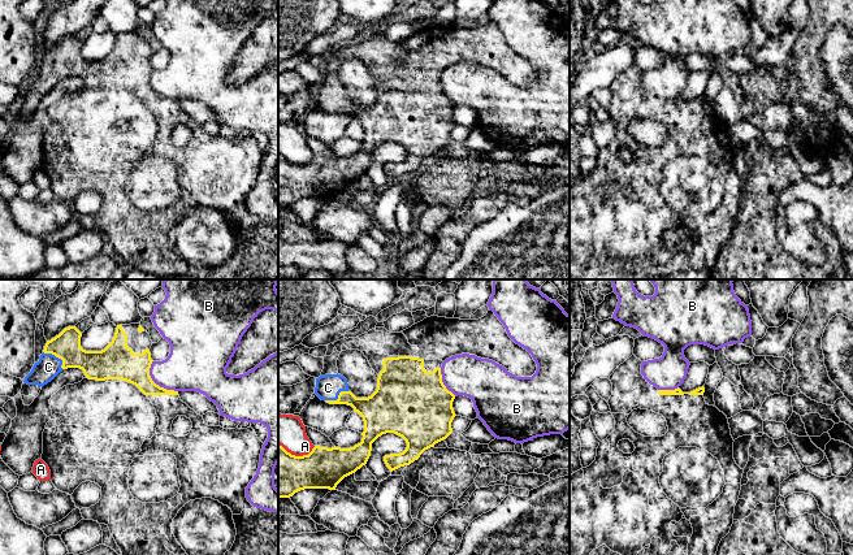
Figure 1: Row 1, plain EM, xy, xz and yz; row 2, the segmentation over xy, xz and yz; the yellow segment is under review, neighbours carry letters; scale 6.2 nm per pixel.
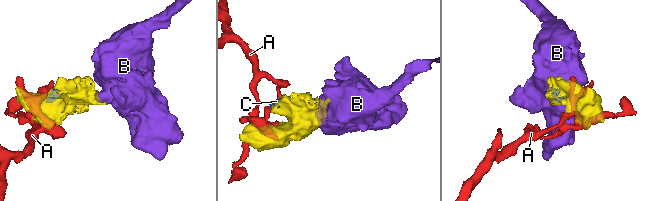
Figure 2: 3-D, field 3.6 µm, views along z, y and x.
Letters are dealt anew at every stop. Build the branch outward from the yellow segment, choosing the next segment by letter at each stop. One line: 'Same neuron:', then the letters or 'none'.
Same neuron: C

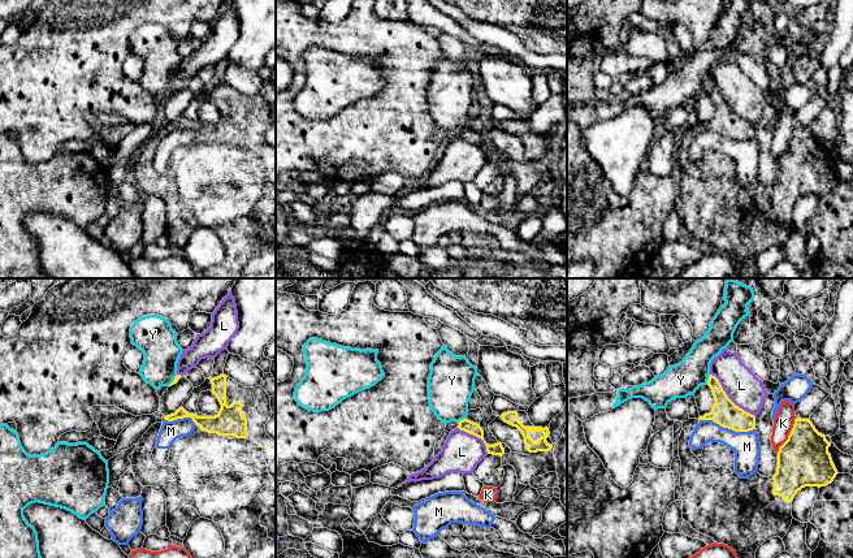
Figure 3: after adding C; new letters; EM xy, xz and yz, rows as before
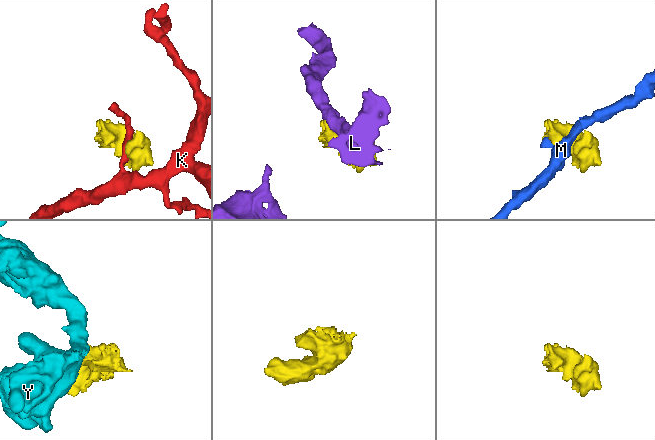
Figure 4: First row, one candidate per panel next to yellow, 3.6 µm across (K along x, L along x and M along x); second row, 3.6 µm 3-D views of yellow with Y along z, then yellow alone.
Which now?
Same neuron: none

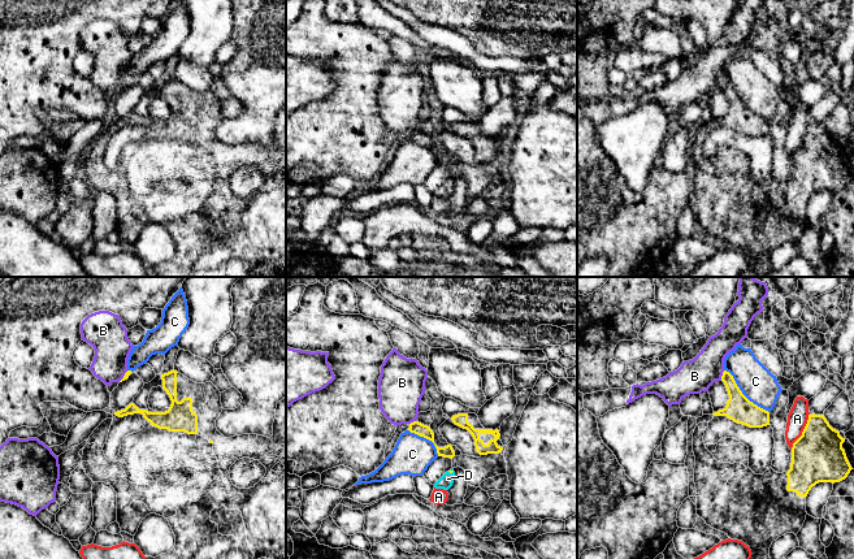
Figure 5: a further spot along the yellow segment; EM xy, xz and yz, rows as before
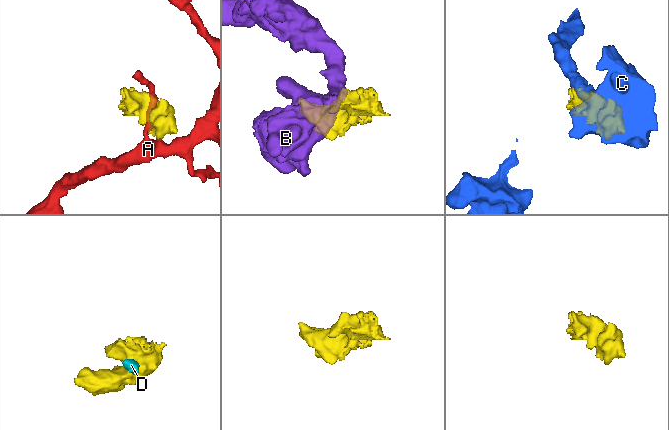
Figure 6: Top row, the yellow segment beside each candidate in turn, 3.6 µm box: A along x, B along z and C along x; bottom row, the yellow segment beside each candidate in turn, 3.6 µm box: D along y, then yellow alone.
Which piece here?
Same neuron: D

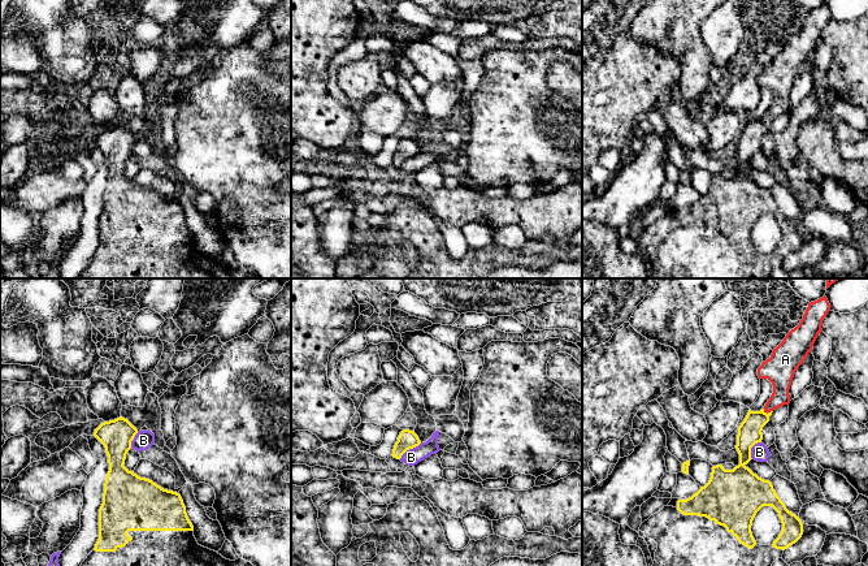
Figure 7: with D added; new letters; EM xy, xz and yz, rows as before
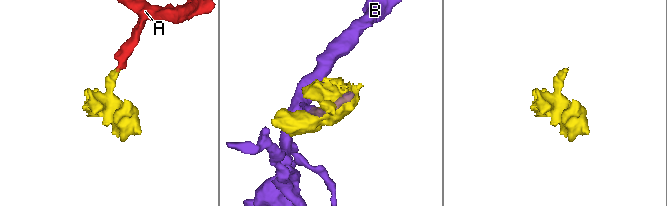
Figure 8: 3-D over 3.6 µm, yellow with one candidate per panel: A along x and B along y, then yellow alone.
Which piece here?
Same neuron: A

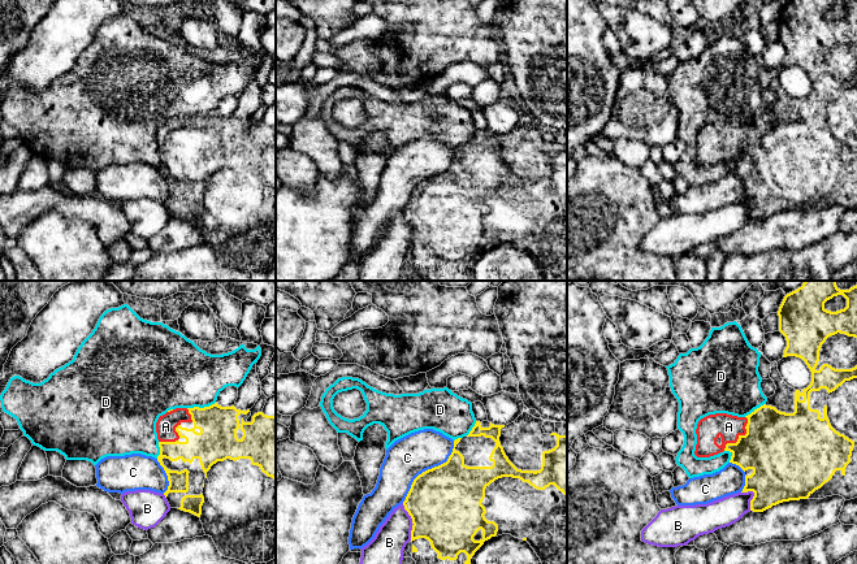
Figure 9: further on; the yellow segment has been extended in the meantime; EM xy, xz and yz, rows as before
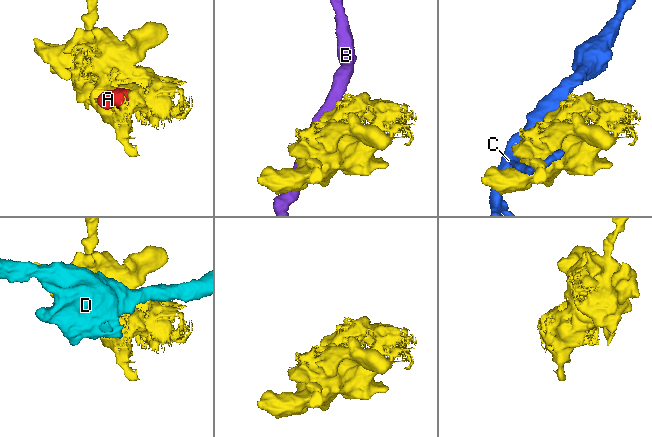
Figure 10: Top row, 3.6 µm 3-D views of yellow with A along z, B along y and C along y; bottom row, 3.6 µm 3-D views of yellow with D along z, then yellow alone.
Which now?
Same neuron: A

